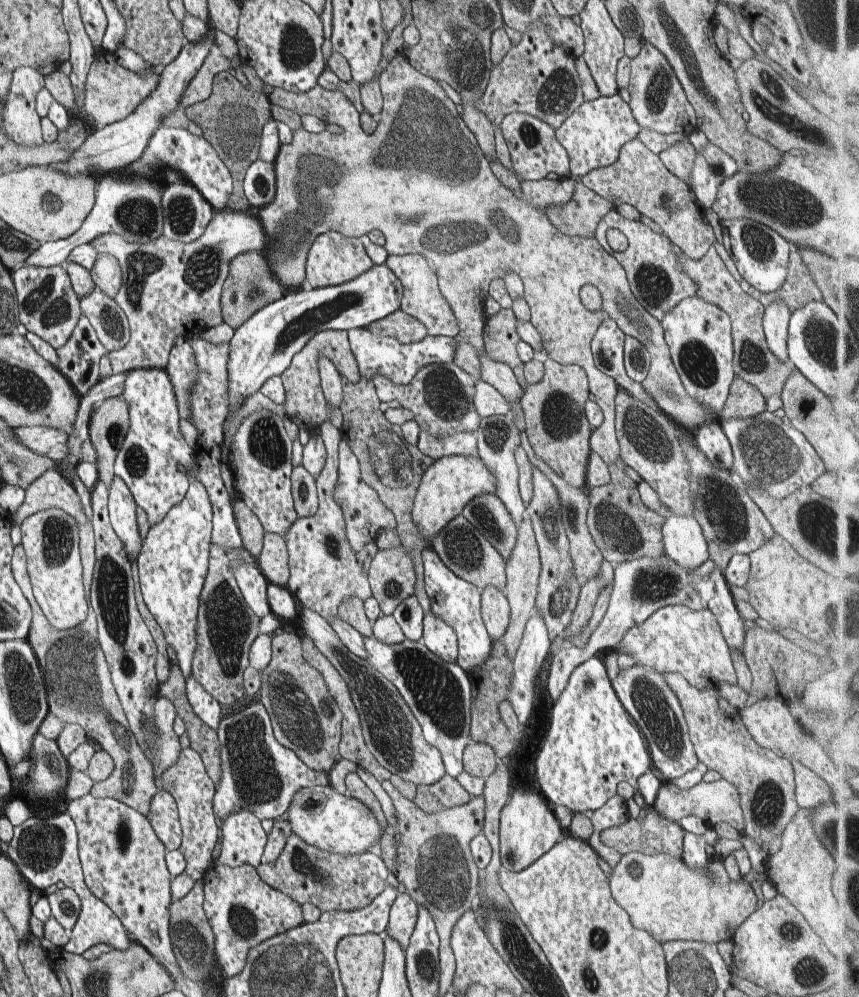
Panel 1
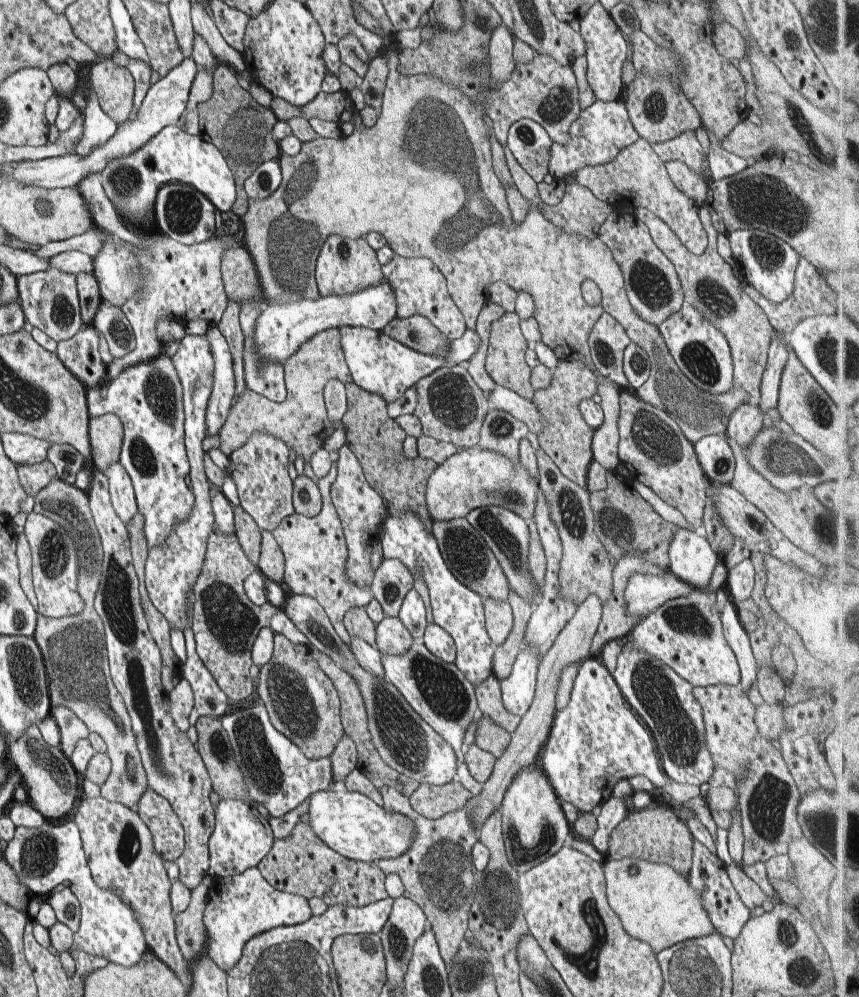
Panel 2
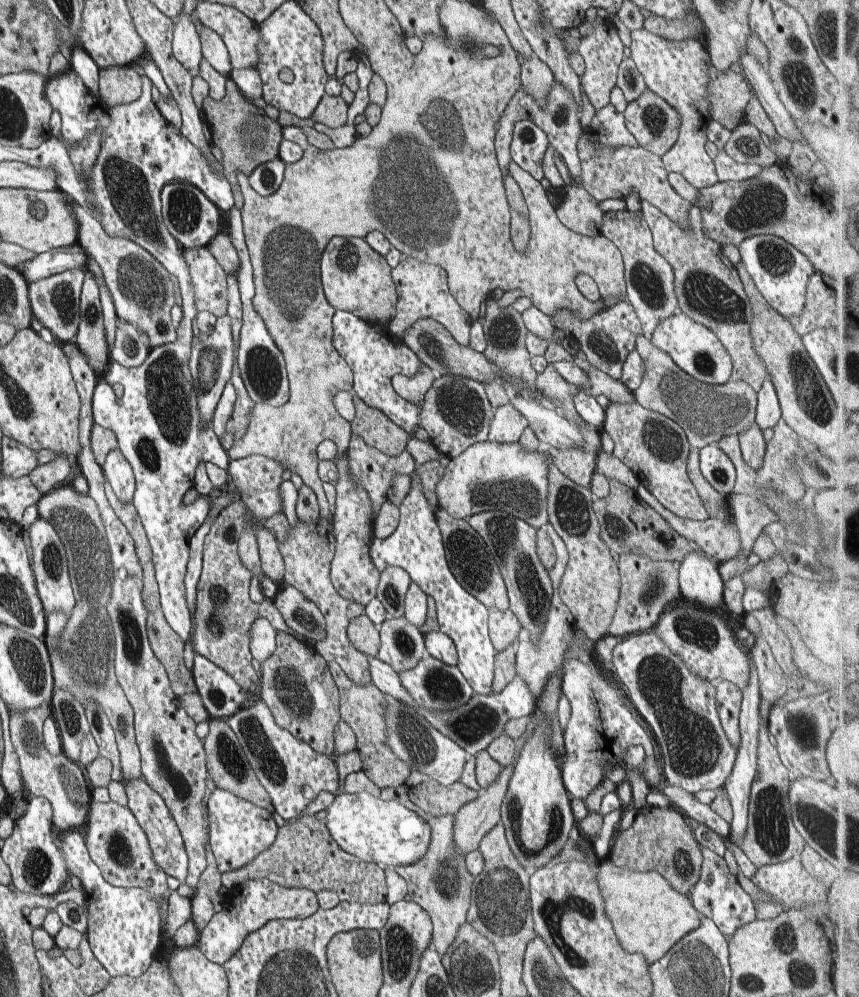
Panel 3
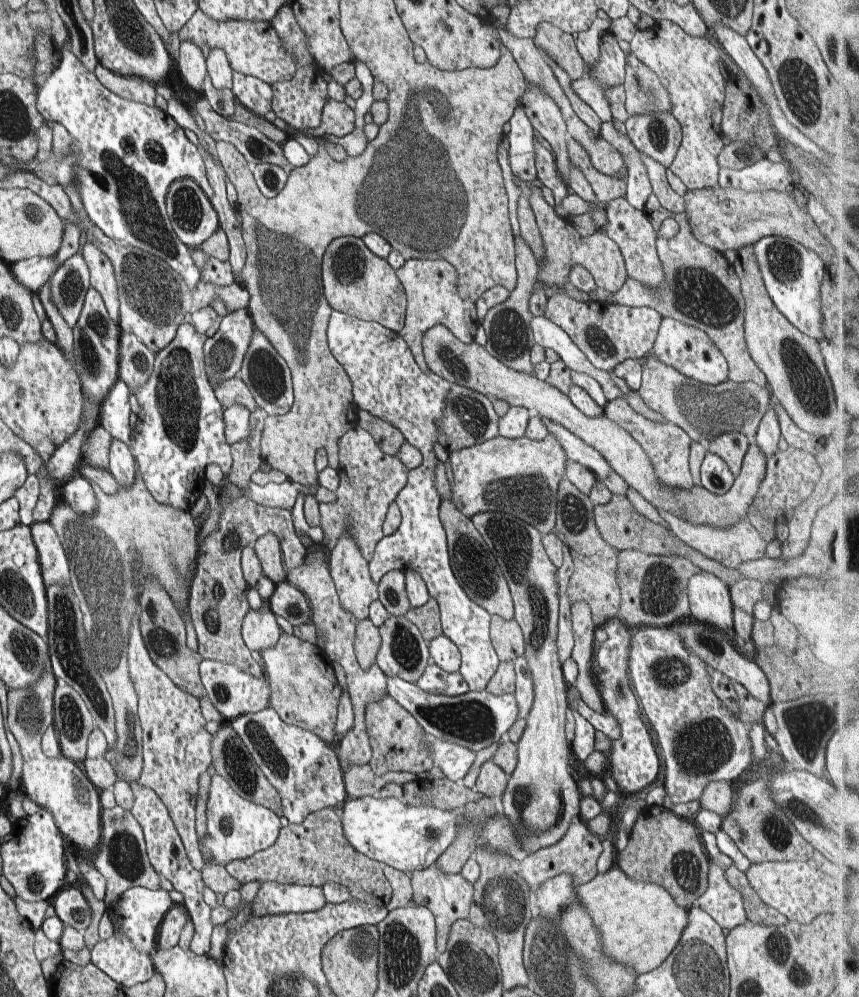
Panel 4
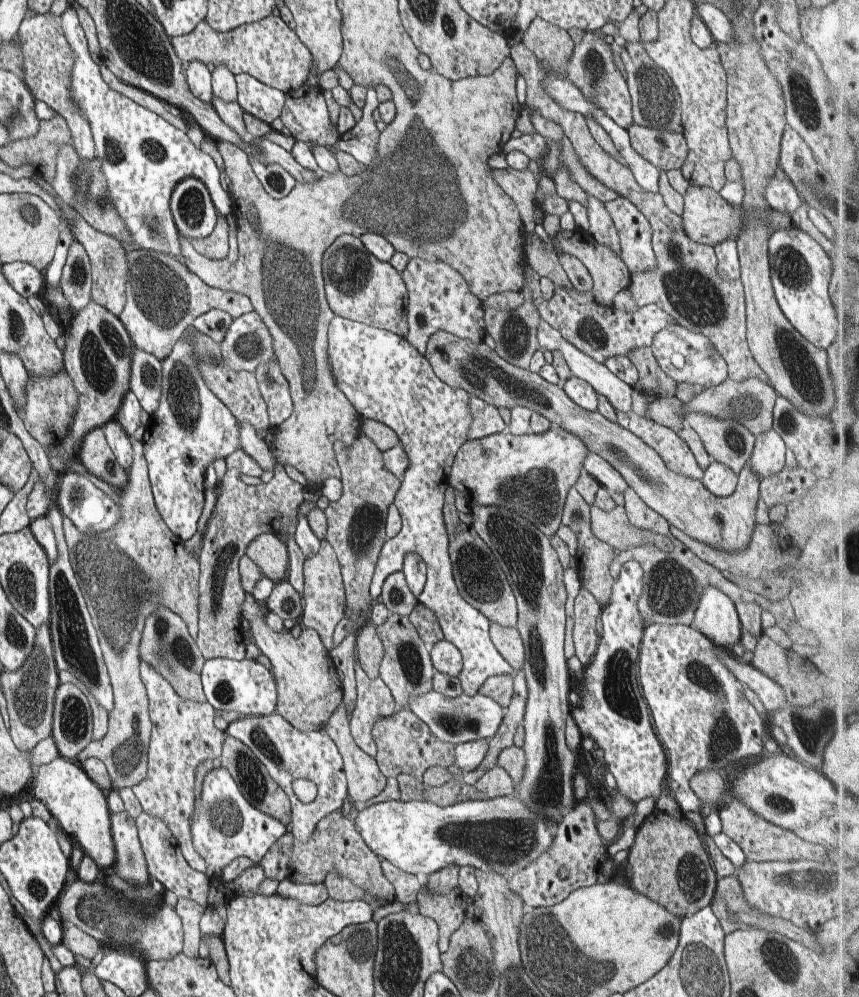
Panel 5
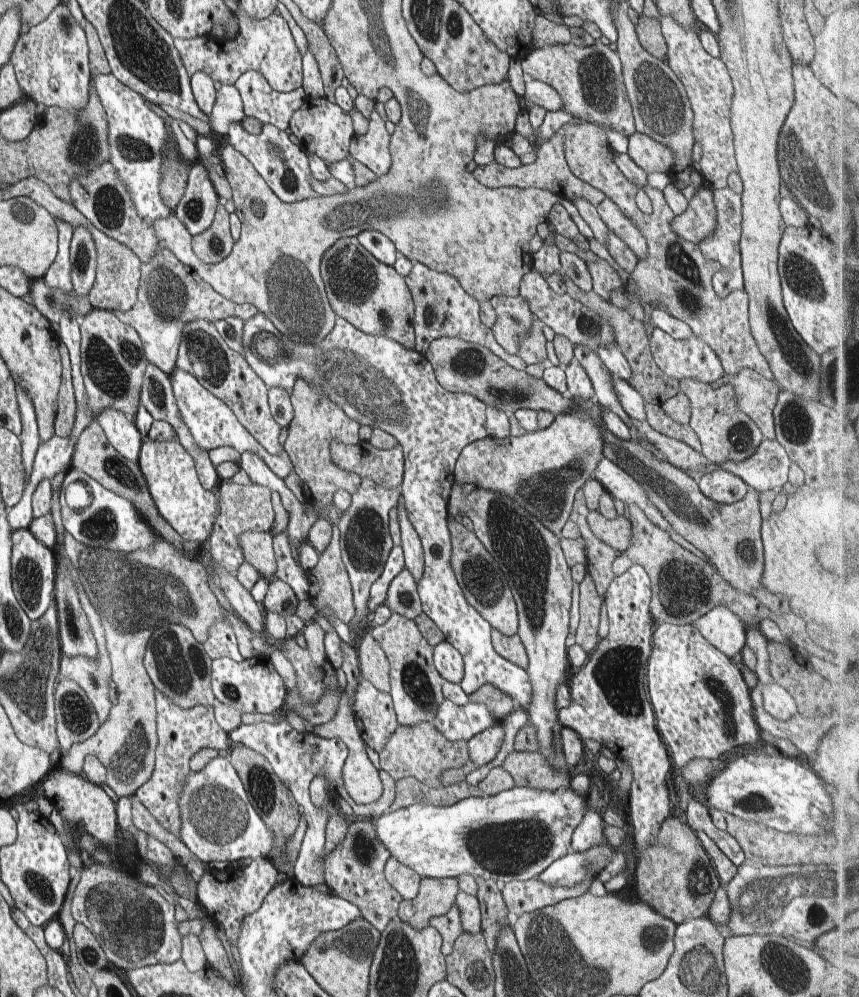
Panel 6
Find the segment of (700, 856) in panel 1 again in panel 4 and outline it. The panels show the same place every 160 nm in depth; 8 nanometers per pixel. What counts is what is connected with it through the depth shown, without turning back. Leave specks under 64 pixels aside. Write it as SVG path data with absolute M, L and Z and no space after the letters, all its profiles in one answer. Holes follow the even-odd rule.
M709 862L708 890L697 900L699 906L726 930L747 921L742 895L726 880L725 870Z

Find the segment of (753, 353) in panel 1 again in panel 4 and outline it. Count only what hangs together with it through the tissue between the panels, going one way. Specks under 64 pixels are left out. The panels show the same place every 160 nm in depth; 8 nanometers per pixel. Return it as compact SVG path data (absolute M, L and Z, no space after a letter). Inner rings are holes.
M657 198L646 201L644 211L651 217L653 229L657 233L666 218L674 218L680 228L676 236L670 240L659 236L655 240L657 255L663 264L665 281L661 289L655 291L628 276L623 287L613 294L612 302L626 306L650 306L663 317L670 317L682 324L703 330L725 356L729 378L734 384L752 381L758 386L768 387L765 374L756 366L747 349L744 328L745 300L734 267L723 253L696 240L685 212L671 213Z

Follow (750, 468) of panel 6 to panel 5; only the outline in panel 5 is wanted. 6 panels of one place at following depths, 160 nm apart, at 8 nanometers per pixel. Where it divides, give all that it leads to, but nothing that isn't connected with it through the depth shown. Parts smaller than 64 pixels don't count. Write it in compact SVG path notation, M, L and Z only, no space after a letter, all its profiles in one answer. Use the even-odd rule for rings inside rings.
M772 428L768 432L754 435L754 446L751 457L749 458L749 467L759 480L777 475L785 467L785 442L777 435Z

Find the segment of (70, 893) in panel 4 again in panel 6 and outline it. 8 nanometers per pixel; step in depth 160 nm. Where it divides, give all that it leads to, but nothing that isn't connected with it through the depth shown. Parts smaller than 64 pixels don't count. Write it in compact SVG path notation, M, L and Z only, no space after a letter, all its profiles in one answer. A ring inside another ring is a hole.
M91 861L80 869L80 881L70 900L71 913L77 923L82 923L99 940L105 950L111 969L123 975L130 969L147 965L172 964L181 958L183 937L179 934L174 917L174 905L169 904L152 885L140 883L114 866Z

